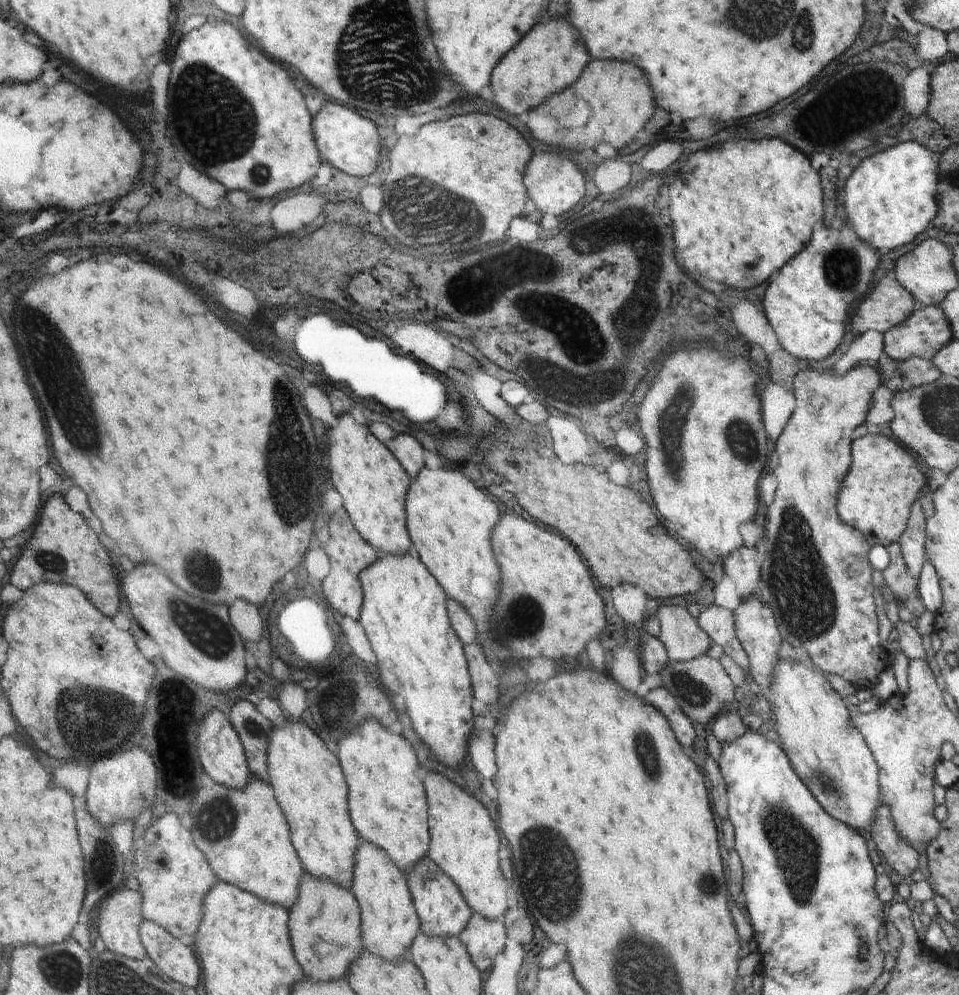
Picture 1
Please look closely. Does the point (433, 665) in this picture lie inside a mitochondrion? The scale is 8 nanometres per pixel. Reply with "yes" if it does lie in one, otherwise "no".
no

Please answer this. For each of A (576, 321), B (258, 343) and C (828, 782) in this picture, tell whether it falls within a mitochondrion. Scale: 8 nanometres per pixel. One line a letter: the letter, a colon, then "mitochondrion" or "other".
A: mitochondrion
B: other
C: mitochondrion

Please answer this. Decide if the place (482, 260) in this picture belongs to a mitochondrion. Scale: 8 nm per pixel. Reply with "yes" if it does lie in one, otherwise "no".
yes

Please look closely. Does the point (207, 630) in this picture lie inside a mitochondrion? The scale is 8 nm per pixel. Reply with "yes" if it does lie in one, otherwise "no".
yes

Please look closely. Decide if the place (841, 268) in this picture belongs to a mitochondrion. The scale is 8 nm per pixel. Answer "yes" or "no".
yes

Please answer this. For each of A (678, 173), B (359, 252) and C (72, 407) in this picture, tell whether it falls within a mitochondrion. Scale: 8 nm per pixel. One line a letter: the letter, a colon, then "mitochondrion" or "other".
A: other
B: other
C: mitochondrion

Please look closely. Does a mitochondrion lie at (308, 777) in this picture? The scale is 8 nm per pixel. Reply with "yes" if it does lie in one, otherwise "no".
no

